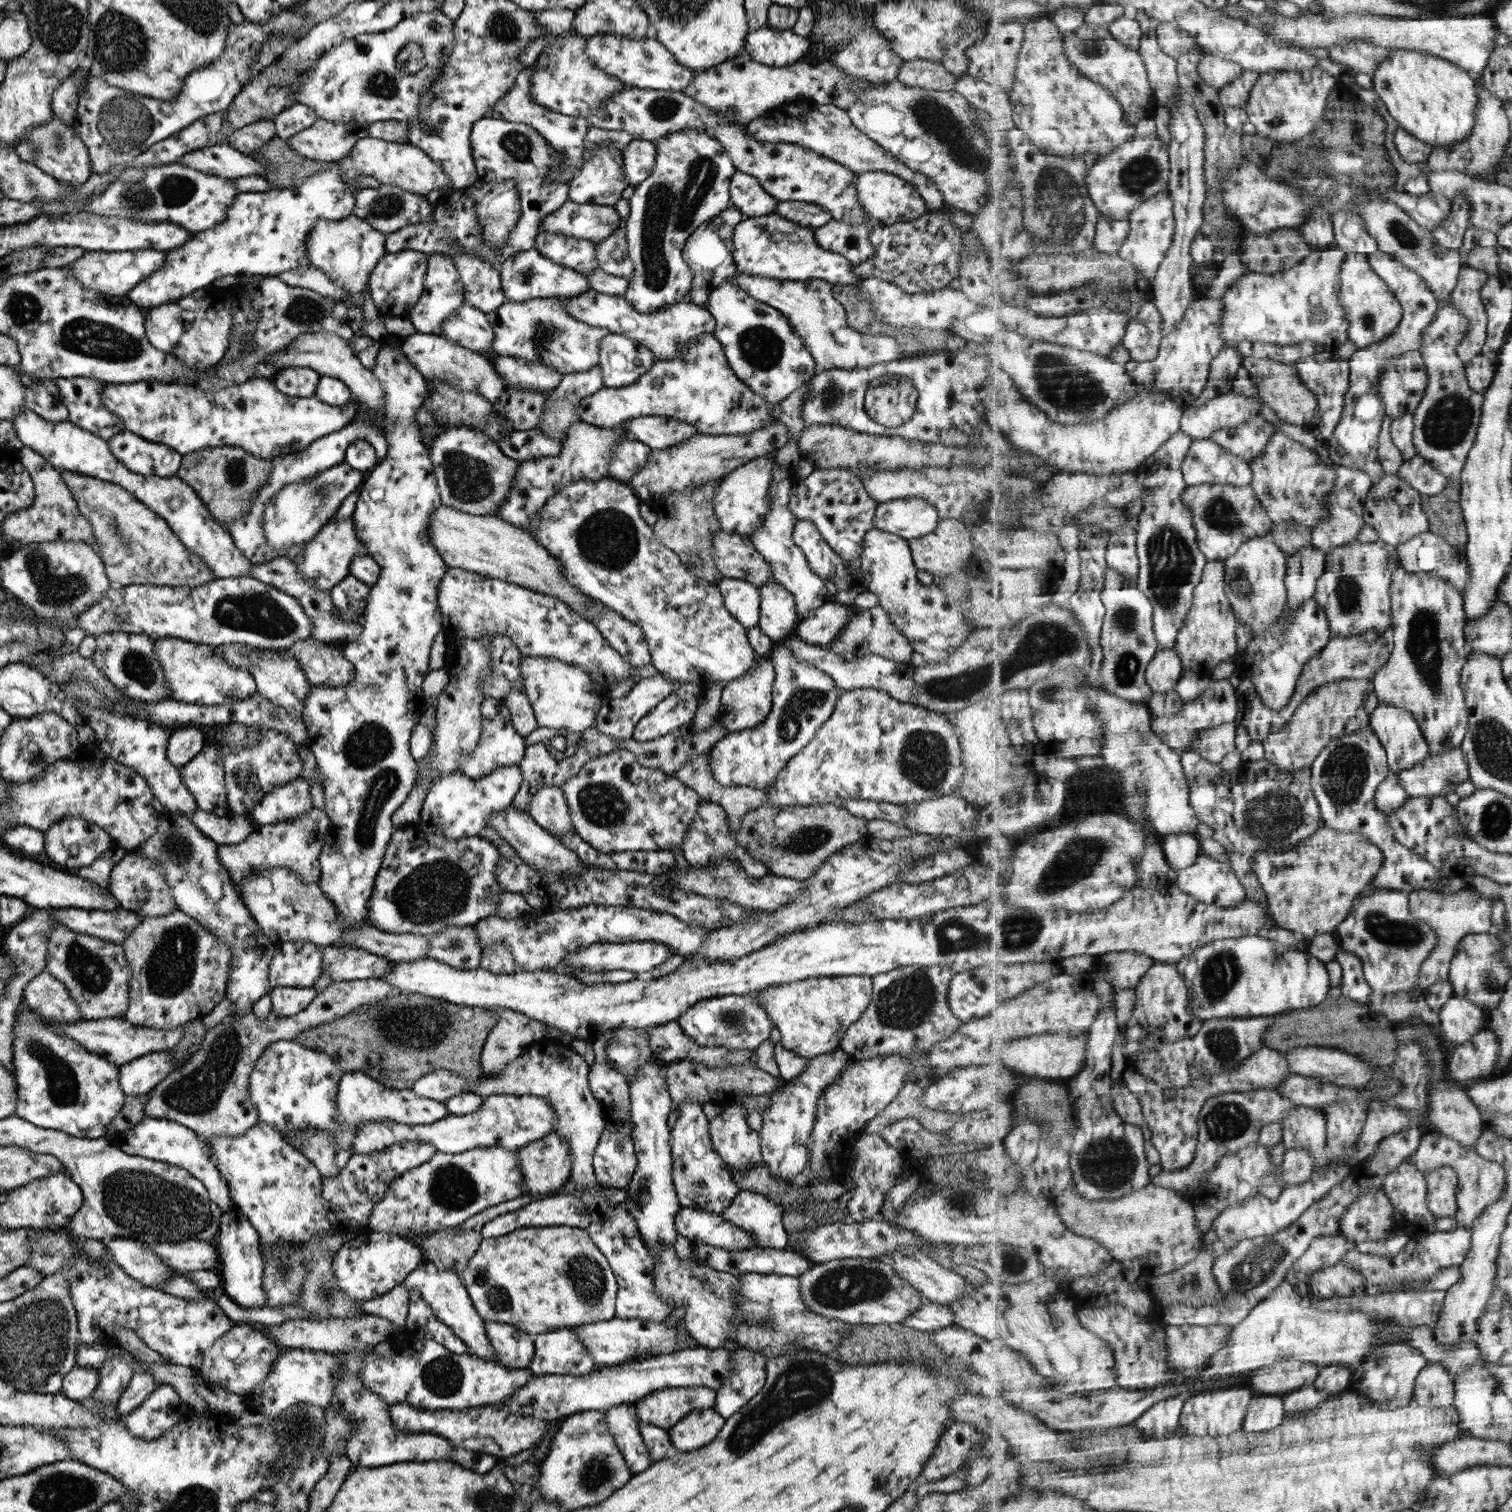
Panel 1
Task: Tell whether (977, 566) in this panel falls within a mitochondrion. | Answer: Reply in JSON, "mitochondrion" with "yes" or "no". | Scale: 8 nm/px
{"mitochondrion":"no"}

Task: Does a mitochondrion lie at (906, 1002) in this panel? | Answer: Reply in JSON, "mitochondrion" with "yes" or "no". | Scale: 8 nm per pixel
{"mitochondrion":"yes"}

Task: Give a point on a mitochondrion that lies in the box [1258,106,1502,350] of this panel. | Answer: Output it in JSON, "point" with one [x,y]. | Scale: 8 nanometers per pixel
{"point":[1403,235]}

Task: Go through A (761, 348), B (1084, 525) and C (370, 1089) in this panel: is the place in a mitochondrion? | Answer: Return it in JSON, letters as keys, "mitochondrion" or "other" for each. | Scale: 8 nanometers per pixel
{"A":"mitochondrion","B":"other","C":"other"}

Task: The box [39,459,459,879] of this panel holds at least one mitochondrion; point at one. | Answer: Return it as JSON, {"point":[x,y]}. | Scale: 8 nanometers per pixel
{"point":[369,745]}

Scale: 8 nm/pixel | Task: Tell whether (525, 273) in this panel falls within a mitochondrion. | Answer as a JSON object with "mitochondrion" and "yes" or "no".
{"mitochondrion":"yes"}

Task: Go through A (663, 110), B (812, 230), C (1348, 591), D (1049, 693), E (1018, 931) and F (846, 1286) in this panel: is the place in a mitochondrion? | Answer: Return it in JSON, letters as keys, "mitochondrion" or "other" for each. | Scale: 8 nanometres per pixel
{"A":"mitochondrion","B":"other","C":"mitochondrion","D":"mitochondrion","E":"mitochondrion","F":"mitochondrion"}

